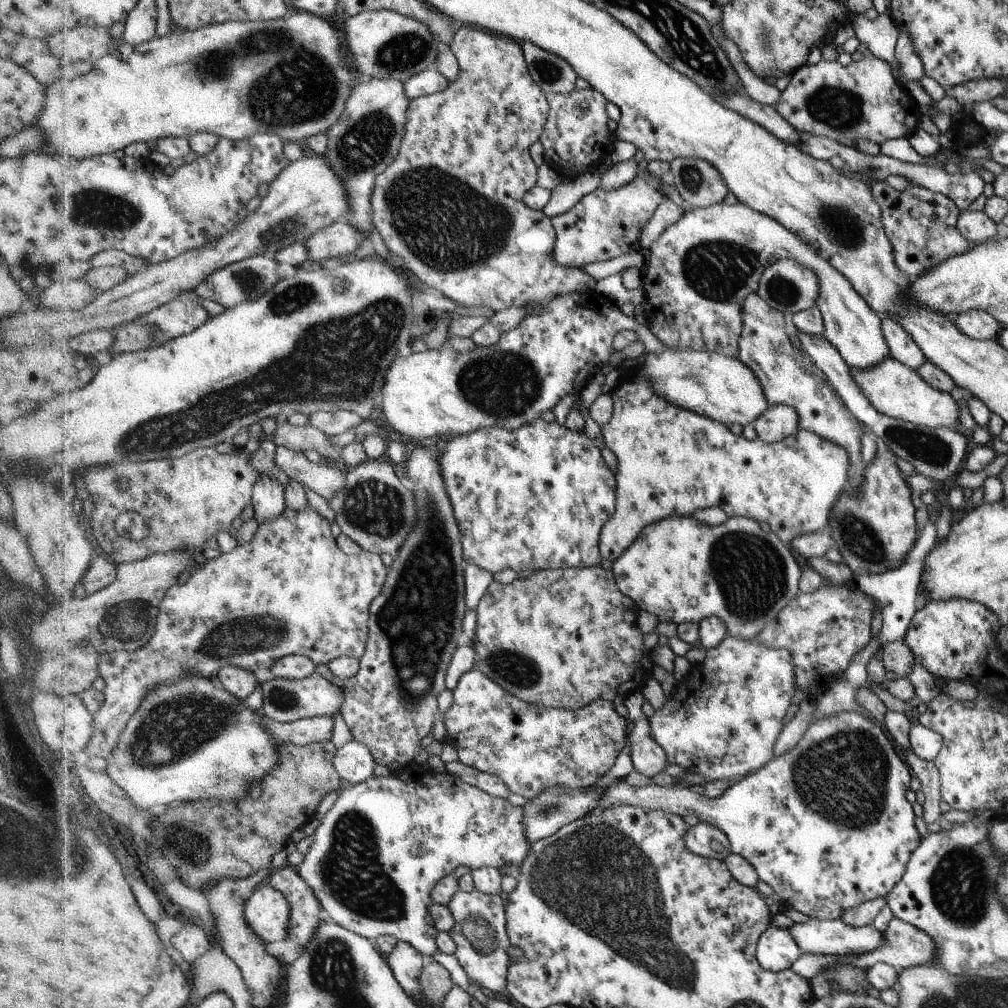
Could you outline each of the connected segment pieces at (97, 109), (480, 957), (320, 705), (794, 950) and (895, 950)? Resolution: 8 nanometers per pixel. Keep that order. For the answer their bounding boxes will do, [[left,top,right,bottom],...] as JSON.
[[34,10,352,159],[445,890,511,994],[262,672,345,723],[757,925,802,971],[849,917,937,973]]

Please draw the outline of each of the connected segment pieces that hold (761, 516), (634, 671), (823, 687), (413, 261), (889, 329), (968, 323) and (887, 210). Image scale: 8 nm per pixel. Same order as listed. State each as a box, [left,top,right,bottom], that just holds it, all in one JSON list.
[[598,370,849,562],[471,565,646,710],[754,581,881,699],[370,24,598,314],[882,316,928,371],[954,310,1004,340],[870,180,978,281]]

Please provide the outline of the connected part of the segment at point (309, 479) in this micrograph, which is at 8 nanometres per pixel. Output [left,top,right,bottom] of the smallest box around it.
[276,446,345,500]

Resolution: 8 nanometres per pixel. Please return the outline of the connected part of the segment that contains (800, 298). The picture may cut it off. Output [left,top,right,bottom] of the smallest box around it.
[758,259,819,316]

